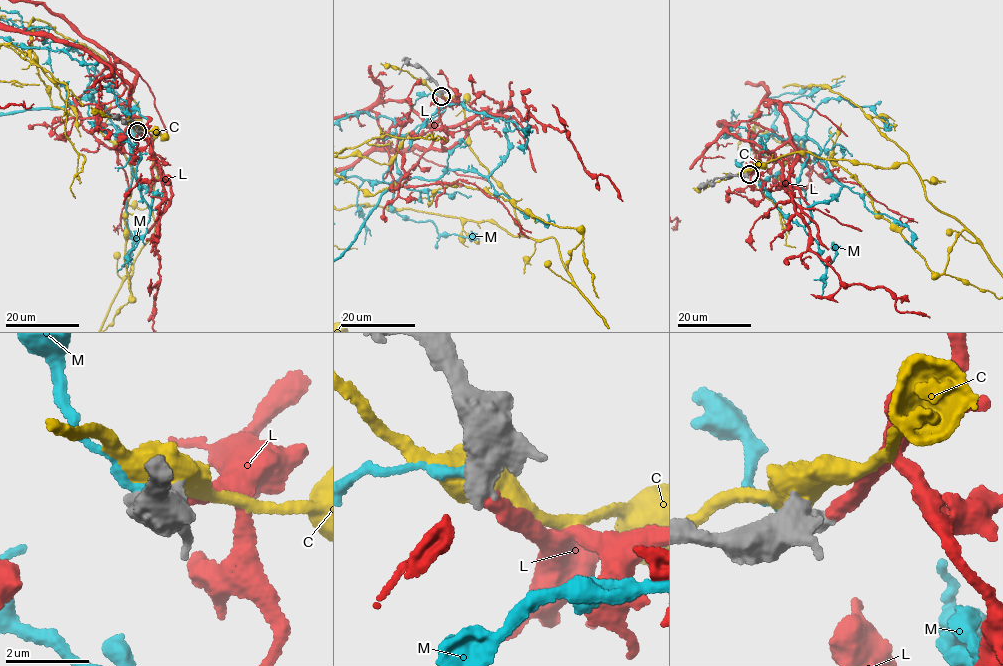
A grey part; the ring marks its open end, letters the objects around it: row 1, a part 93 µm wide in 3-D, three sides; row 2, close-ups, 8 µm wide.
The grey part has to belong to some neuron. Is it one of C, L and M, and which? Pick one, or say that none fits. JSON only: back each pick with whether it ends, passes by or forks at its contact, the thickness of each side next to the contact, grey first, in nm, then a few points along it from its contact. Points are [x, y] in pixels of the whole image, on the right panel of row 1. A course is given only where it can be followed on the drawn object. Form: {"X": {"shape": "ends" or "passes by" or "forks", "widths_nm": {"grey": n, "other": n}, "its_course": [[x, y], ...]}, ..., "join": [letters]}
{"L": {"shape": "ends", "widths_nm": {"grey": 650, "other": 360}}, "join": ["L"]}

